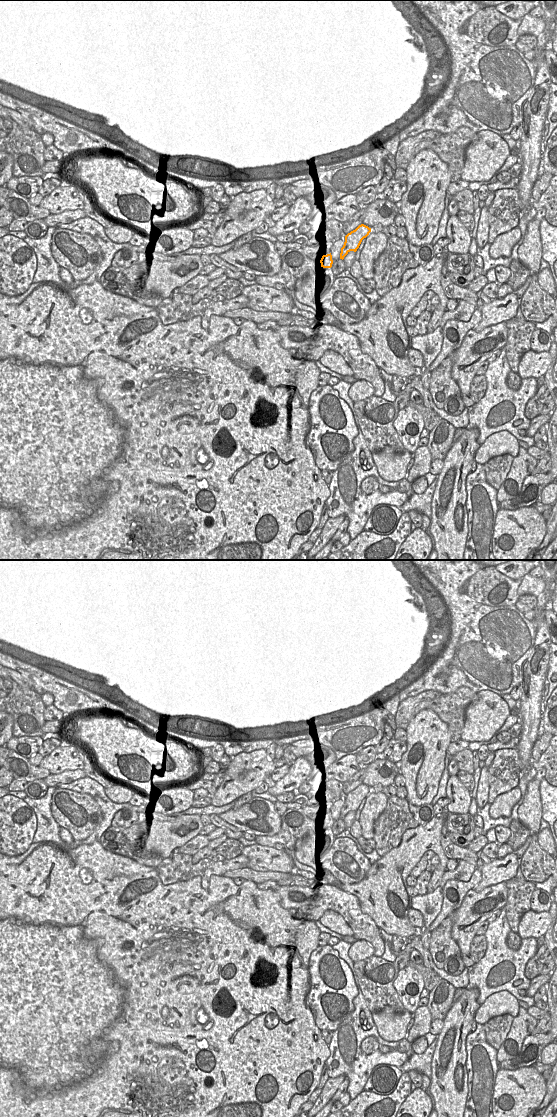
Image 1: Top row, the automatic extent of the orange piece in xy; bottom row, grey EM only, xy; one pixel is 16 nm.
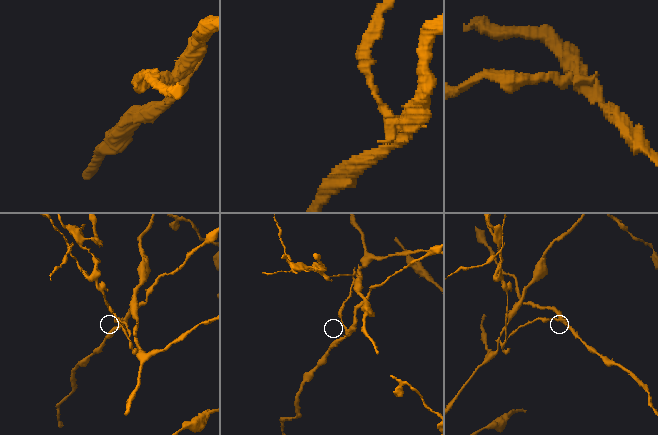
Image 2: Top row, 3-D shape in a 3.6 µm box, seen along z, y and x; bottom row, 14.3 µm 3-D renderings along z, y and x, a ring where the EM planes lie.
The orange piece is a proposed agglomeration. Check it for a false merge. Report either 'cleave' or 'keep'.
cleave

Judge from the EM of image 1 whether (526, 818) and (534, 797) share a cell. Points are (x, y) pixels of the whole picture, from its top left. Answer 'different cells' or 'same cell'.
same cell

